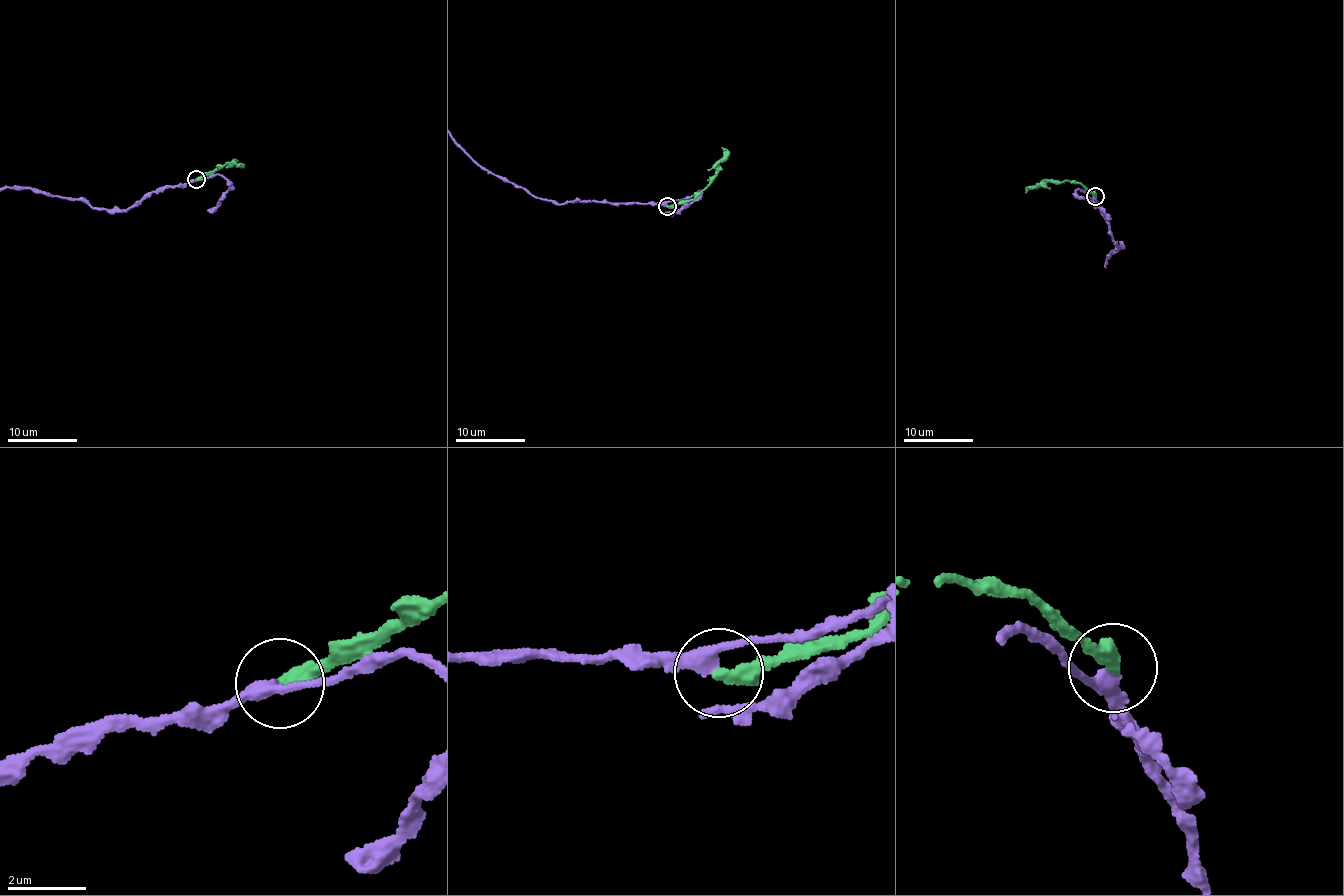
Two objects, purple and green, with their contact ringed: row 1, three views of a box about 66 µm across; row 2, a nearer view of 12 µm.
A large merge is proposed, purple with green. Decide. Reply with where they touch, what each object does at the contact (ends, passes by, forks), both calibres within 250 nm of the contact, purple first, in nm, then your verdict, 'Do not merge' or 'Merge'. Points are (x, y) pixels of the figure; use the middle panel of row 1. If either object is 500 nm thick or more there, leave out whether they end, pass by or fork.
Place: (667, 206). At the ring purple passes by. At the ring green ends. Thickness 280 nm (purple) against 360 nm. Merge

